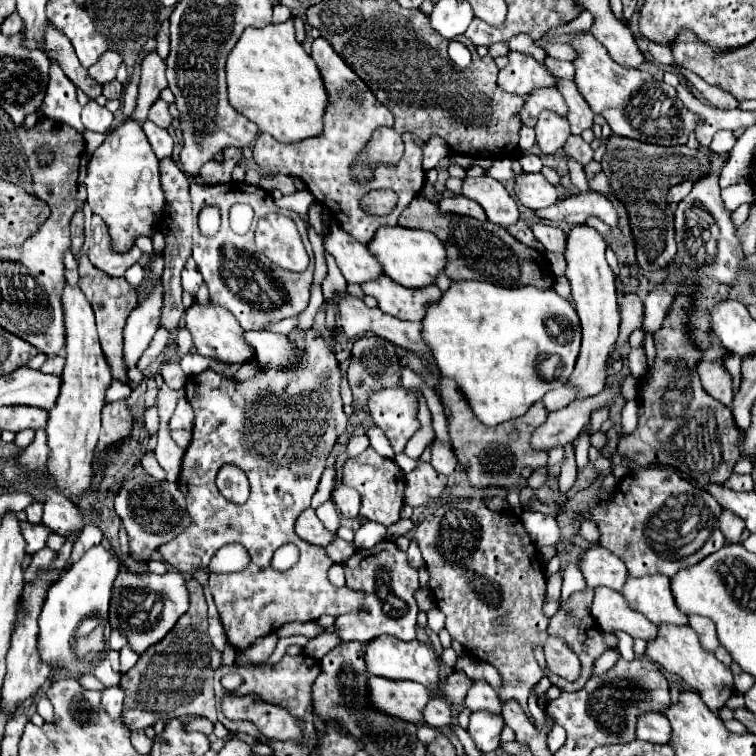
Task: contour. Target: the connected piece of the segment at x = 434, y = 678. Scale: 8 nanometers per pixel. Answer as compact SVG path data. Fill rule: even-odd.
M382 634L374 638L374 642L366 642L364 646L364 660L368 674L384 676L392 680L414 680L428 688L434 688L440 680L440 668L438 668L438 656L434 654L432 646L424 642L402 642L400 638L390 638L388 634Z

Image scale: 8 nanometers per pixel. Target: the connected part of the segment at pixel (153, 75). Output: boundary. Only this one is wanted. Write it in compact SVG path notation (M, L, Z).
M156 50L146 54L142 60L142 74L140 74L140 94L138 94L138 106L134 110L134 118L144 122L148 116L150 106L158 100L160 92L166 88L166 62L158 56Z

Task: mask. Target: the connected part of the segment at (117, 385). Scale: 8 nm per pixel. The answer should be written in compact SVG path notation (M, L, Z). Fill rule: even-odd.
M114 379L108 390L106 390L105 404L127 398L131 395L132 391L133 389L130 385Z

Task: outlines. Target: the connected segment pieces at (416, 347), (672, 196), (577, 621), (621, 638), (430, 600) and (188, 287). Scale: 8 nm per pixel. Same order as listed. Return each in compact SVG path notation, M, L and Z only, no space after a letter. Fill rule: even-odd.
M350 294L338 298L336 310L338 324L348 338L358 338L366 332L374 332L376 336L412 352L428 352L428 346L420 336L420 322L404 322L382 312L380 308L368 308L360 298Z
M692 182L676 184L676 186L670 188L670 192L668 192L668 202L672 204L672 202L680 202L680 200L684 200L684 198L690 194L690 190L692 190Z
M586 588L584 592L574 592L566 602L562 602L560 610L552 616L550 620L550 626L548 626L548 634L554 634L556 638L562 638L566 640L566 644L576 652L576 654L582 654L582 676L574 682L568 682L565 679L552 673L552 678L549 678L552 685L558 686L562 691L575 692L578 688L582 688L590 674L592 674L592 664L594 660L606 650L606 648L614 648L616 646L616 638L612 634L602 634L598 630L598 624L594 622L592 614L590 614L590 604L592 604L592 596L594 596L594 590L592 588Z
M614 632L614 636L618 638L618 652L626 658L626 660L632 660L634 658L634 650L632 650L632 638L628 634L622 634L622 632Z
M422 588L422 592L416 592L416 600L418 600L420 610L424 610L424 612L434 608L434 594L428 588Z
M190 256L190 258L186 260L184 270L182 270L182 288L194 296L194 294L198 292L200 284L202 284L202 276L200 276L200 272L198 272L198 266L196 266L194 258Z

